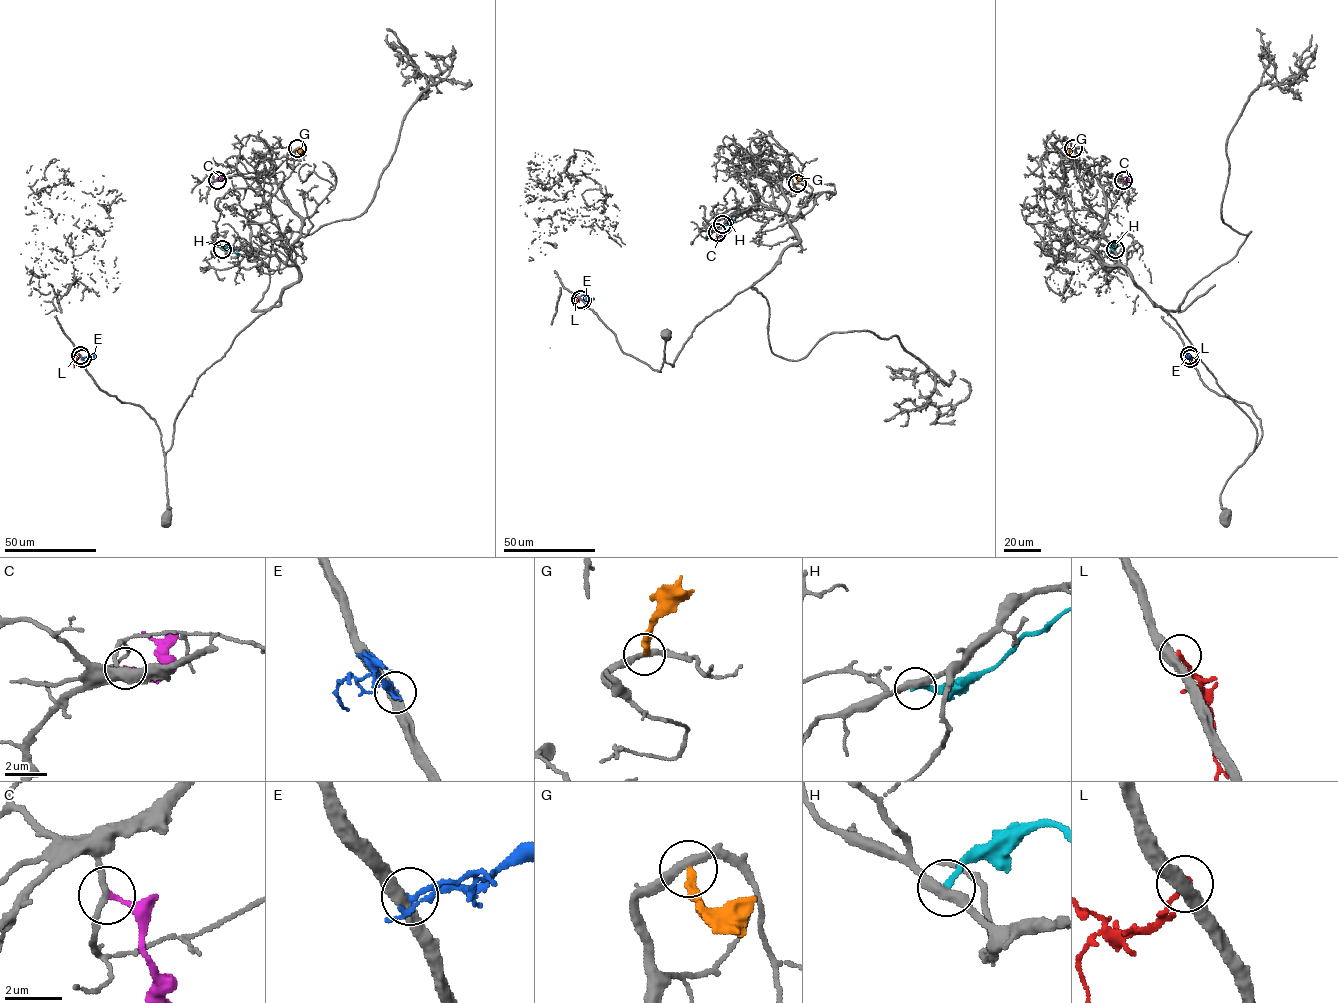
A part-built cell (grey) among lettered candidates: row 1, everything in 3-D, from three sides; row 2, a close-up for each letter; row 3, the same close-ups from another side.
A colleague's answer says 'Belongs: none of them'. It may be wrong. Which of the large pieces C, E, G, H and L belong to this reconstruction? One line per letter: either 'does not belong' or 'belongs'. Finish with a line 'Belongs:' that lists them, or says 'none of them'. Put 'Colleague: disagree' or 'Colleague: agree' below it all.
C: belongs
E: does not belong
G: does not belong
H: does not belong
L: does not belong
Belongs: C
Colleague: disagree

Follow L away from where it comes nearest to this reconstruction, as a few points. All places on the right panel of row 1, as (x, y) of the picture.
L: (1189, 355), (1192, 367)

